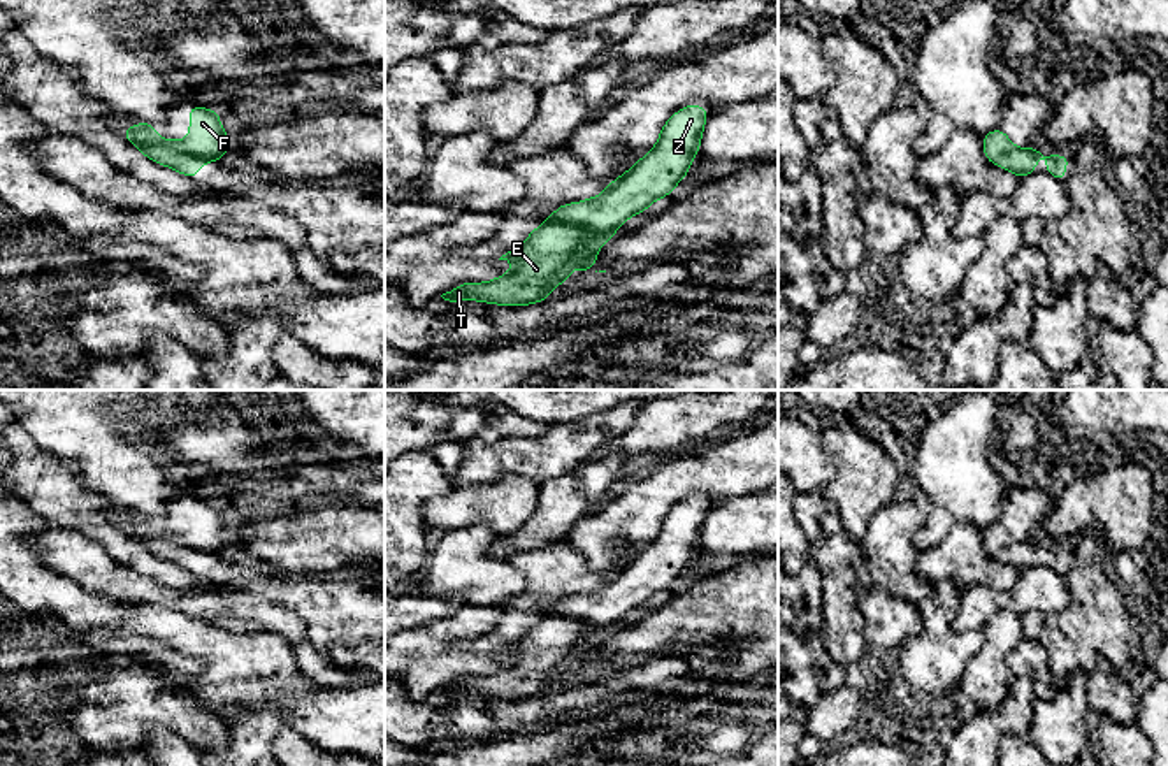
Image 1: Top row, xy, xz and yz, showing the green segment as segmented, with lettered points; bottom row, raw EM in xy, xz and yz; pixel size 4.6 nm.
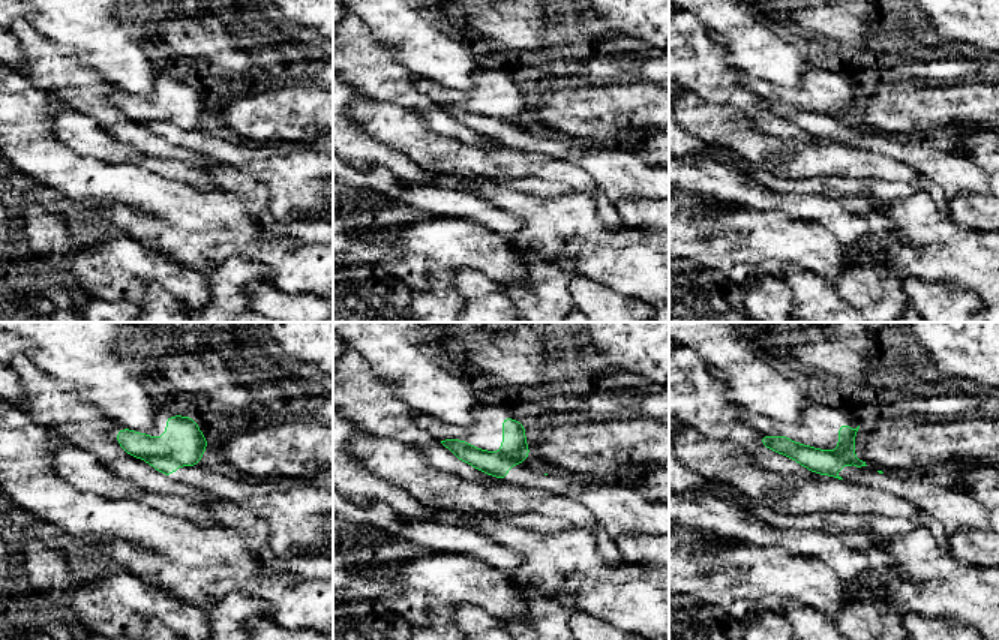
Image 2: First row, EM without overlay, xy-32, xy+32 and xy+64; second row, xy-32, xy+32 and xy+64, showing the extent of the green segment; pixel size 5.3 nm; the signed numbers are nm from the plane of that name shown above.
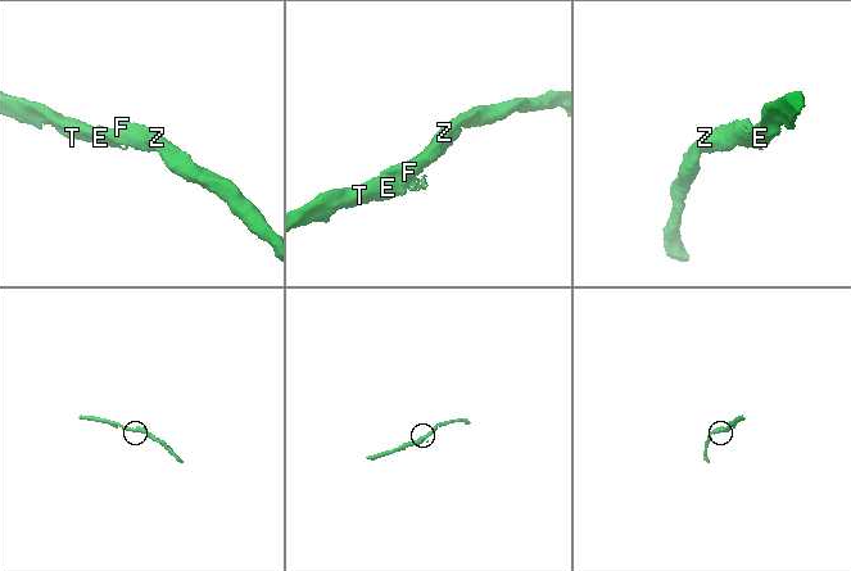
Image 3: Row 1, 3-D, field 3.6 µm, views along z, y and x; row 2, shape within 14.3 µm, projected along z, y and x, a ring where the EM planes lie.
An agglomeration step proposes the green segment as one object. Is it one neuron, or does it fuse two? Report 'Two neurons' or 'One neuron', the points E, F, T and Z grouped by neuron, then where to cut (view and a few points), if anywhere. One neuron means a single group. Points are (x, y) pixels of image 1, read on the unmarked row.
Two neurons. Groups: E T / F Z. Split along xy (139, 540), (173, 541), (209, 554)

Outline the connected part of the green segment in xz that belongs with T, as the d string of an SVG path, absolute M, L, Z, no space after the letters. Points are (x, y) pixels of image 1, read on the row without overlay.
M543 617L529 632L499 654L508 654L515 664L488 676L462 676L441 690L450 696L483 694L487 697L527 699L543 696L564 675L569 662L595 664L595 648L604 636L590 632L580 620Z

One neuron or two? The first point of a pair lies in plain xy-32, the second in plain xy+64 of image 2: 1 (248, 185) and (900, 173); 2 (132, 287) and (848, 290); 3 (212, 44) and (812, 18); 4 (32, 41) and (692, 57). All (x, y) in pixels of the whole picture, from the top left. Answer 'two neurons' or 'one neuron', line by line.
1: one neuron
2: two neurons
3: one neuron
4: one neuron

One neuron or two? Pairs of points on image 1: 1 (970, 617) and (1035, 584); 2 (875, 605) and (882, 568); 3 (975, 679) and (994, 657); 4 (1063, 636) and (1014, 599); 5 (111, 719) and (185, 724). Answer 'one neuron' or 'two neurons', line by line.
1: one neuron
2: two neurons
3: one neuron
4: two neurons
5: one neuron

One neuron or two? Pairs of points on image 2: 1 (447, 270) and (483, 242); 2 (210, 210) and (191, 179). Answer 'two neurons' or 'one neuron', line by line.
1: one neuron
2: two neurons

